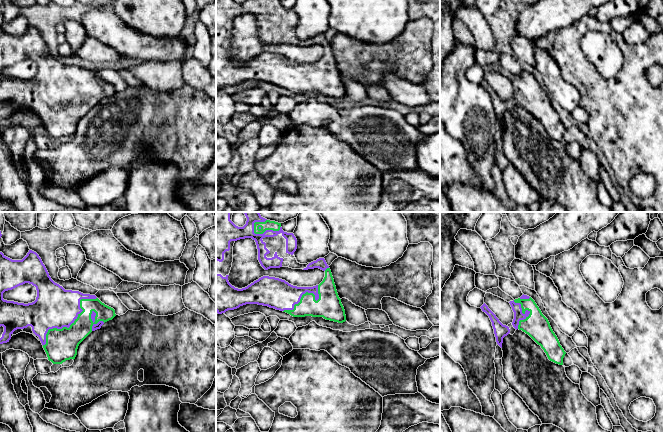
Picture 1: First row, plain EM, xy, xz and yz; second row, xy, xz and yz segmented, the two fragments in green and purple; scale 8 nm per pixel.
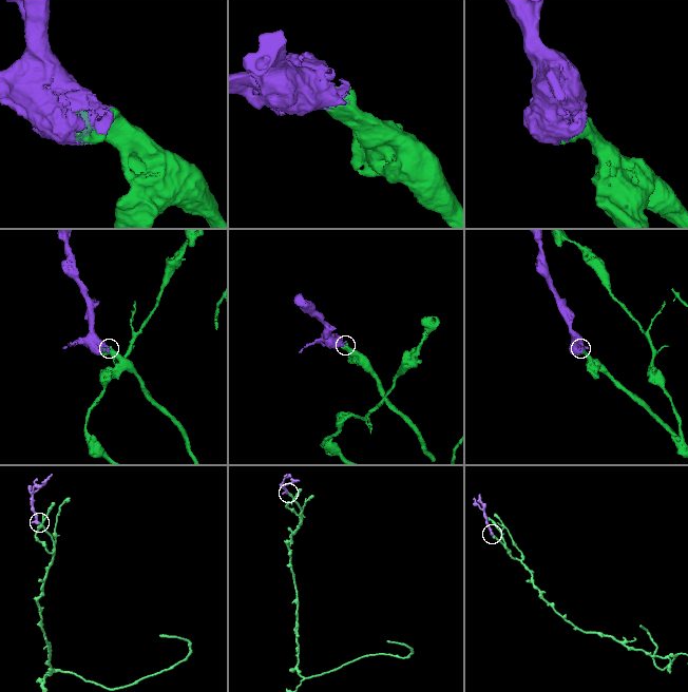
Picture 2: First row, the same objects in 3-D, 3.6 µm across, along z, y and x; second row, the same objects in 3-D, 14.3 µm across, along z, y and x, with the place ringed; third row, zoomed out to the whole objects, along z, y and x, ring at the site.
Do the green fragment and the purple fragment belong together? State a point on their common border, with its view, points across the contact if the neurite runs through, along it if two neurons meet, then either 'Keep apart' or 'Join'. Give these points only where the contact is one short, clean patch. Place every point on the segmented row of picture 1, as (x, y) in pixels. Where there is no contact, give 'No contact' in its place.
Touches green at xy (72, 323). Join

